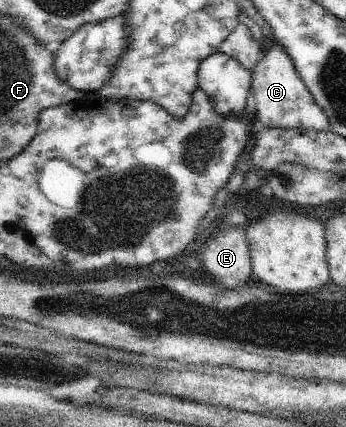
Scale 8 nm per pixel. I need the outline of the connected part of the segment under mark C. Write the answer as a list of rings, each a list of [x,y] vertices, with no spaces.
[[[274,40],[275,43],[262,47],[258,62],[254,65],[252,71],[252,103],[256,108],[256,120],[262,123],[262,126],[271,129],[314,129],[317,131],[330,131],[329,118],[324,109],[316,102],[308,87],[304,84],[302,77],[298,74],[295,64],[282,43]]]

